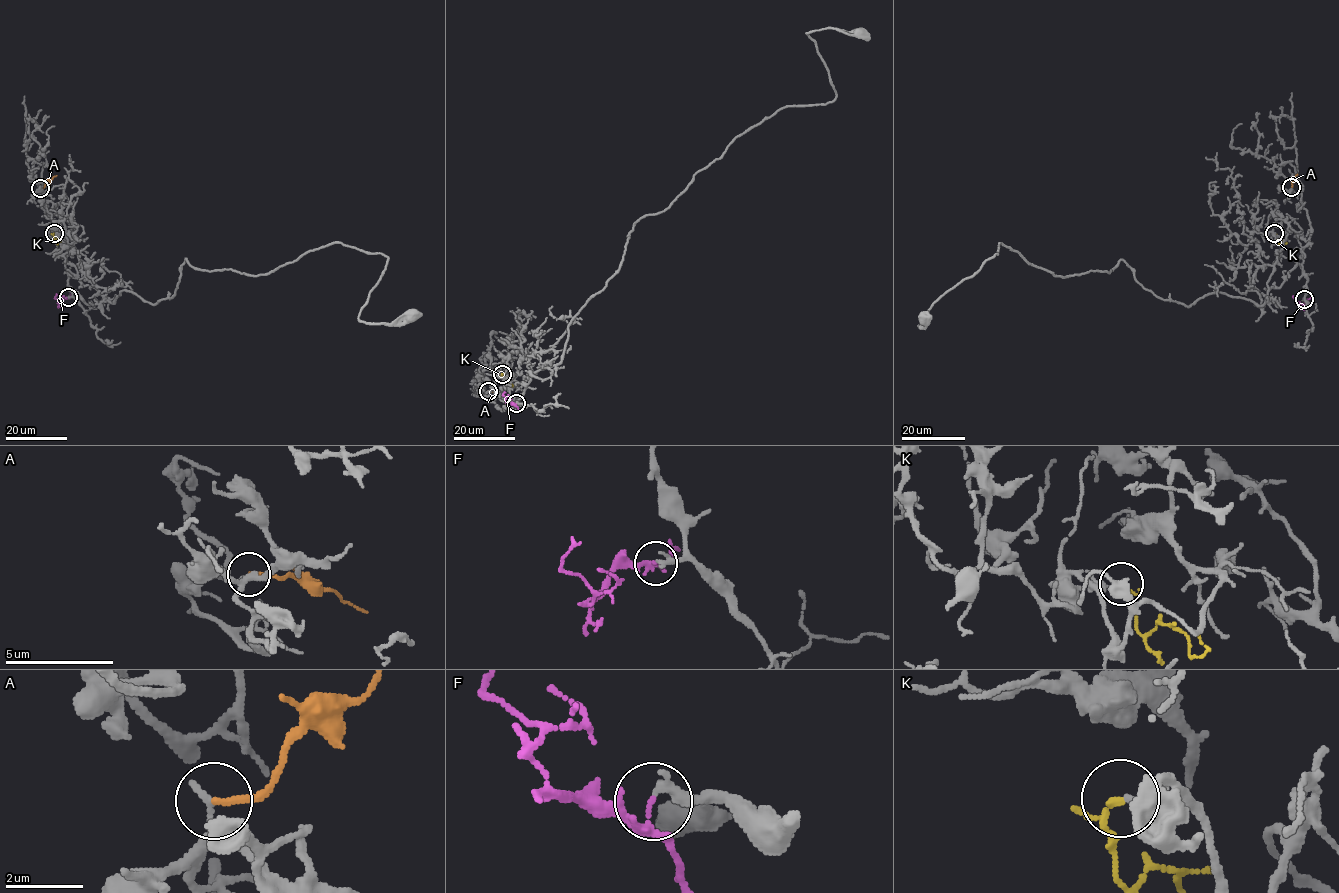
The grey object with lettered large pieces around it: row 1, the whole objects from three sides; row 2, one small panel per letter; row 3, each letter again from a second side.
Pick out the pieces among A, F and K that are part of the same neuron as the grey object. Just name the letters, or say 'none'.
none

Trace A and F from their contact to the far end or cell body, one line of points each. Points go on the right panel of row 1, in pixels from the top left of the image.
A: (1291, 186), (1297, 174)
F: (1305, 299), (1301, 305), (1293, 295)

